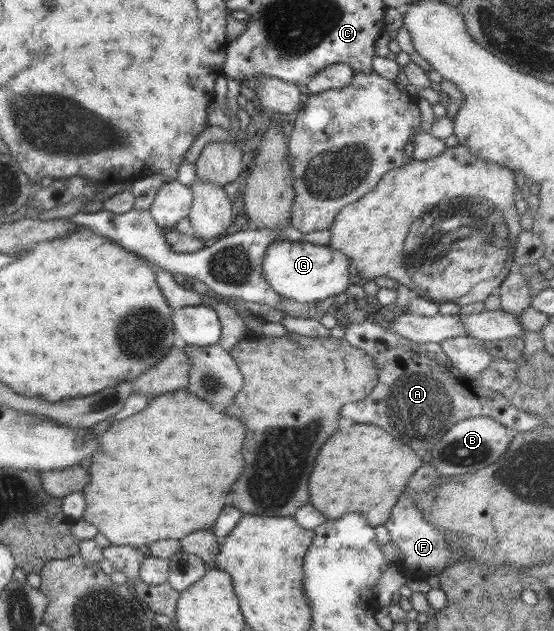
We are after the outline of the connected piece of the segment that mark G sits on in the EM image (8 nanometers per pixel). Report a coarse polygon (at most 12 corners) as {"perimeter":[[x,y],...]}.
{"perimeter":[[278,240],[261,273],[279,296],[317,303],[349,286],[327,244]]}

